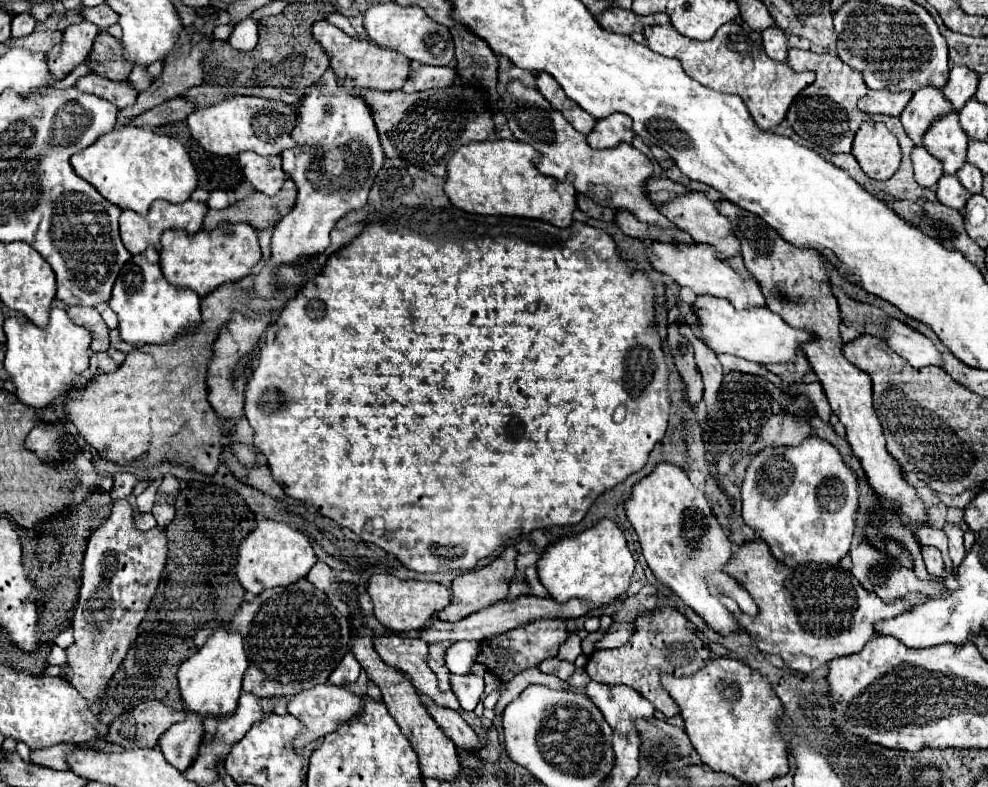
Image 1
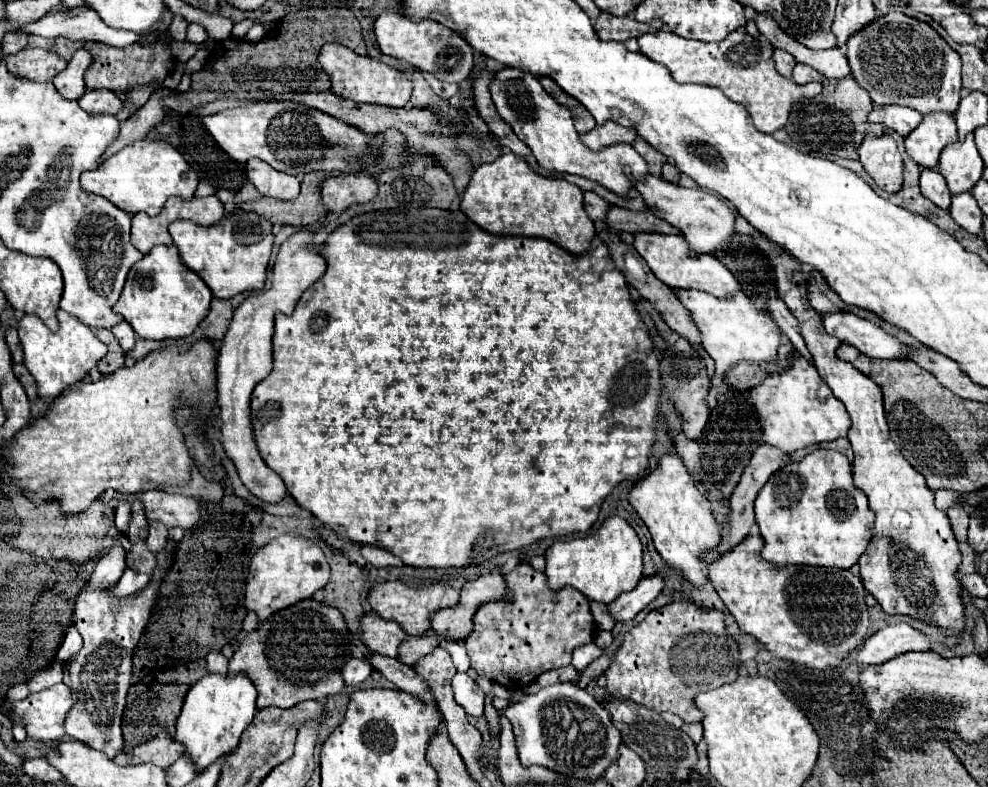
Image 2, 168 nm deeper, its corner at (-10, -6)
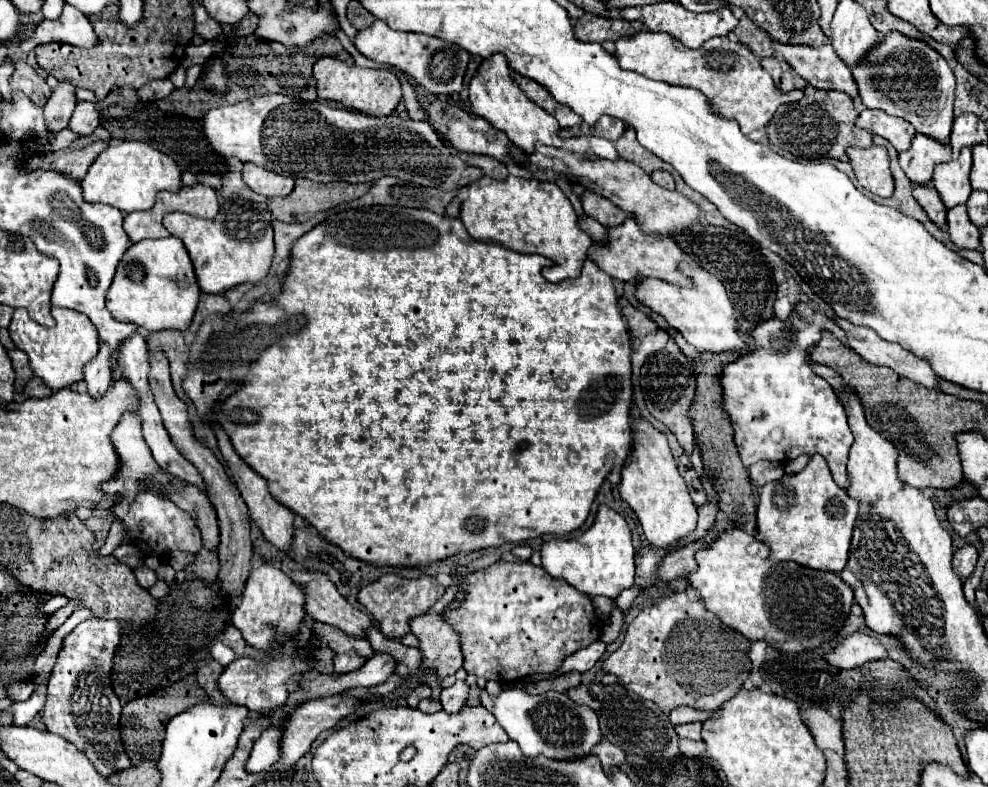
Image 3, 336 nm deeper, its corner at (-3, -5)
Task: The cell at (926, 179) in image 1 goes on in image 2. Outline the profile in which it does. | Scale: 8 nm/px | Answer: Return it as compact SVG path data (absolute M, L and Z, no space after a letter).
M927 167L921 171L921 193L941 209L949 209L951 205L951 193L947 181L937 169Z

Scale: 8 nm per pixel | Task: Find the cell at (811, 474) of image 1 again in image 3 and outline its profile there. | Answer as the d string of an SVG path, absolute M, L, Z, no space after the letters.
M812 456L810 464L798 474L784 474L780 480L760 490L758 536L770 548L770 560L796 562L806 568L840 572L846 566L850 536L858 516L858 502L840 488L822 456Z

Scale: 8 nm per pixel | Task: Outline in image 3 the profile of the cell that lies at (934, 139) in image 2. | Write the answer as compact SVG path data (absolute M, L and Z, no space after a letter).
M928 136L914 138L914 144L910 150L900 152L900 166L904 174L914 184L928 184L932 180L934 166L948 162L952 158L948 144L938 144L936 140L930 140Z

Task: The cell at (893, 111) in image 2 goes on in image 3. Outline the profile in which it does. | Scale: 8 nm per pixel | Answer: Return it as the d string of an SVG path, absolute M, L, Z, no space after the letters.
M868 108L860 112L860 116L856 118L856 126L886 138L898 152L908 150L916 136L916 130L910 122L906 122L902 118L888 116L878 110L868 110Z

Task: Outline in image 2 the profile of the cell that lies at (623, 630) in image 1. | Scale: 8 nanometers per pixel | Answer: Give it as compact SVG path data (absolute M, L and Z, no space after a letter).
M605 651L599 659L595 659L595 661L593 661L593 663L591 663L583 673L581 673L581 679L579 679L579 683L577 683L577 685L585 689L585 687L587 687L587 685L597 677L597 675L601 675L601 673L611 665L613 657L615 657L613 653L607 653L607 651Z

